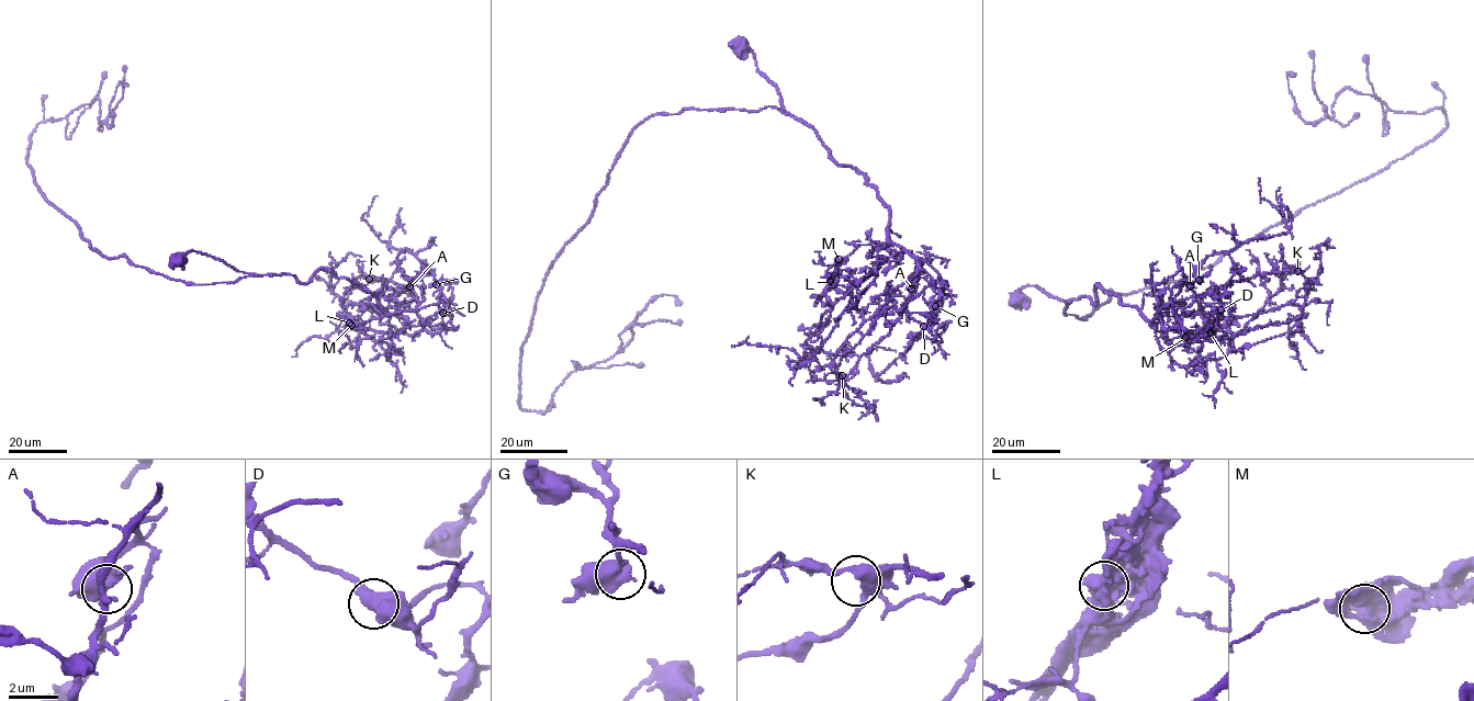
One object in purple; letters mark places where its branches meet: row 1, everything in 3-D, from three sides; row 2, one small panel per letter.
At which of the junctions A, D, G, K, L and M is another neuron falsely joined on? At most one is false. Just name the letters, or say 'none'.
L

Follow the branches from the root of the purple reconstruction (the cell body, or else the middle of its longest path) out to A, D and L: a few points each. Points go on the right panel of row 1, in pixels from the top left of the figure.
A: (1016, 301), (1022, 287), (1035, 285), (1065, 302), (1087, 296), (1093, 304), (1099, 284), (1149, 323), (1190, 285)
D: (1016, 301), (1035, 285), (1093, 304), (1099, 284), (1149, 323), (1159, 317), (1167, 331), (1197, 338), (1221, 309)
L: (1016, 301), (1035, 285), (1093, 304), (1099, 284), (1167, 342), (1211, 332)

